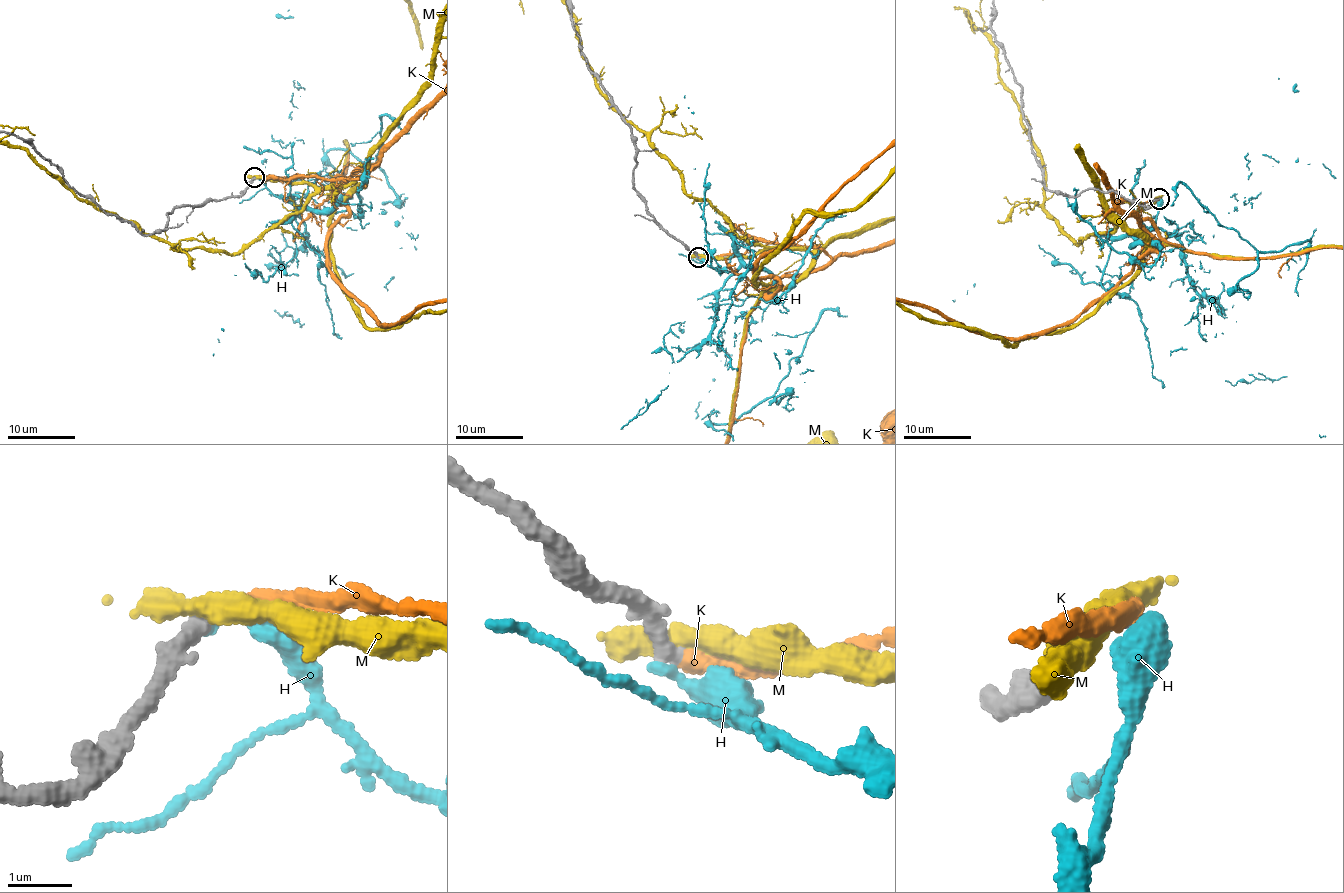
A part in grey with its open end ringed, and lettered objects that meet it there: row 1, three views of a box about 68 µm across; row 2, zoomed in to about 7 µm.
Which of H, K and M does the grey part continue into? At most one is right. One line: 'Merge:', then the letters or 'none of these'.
Merge: K

